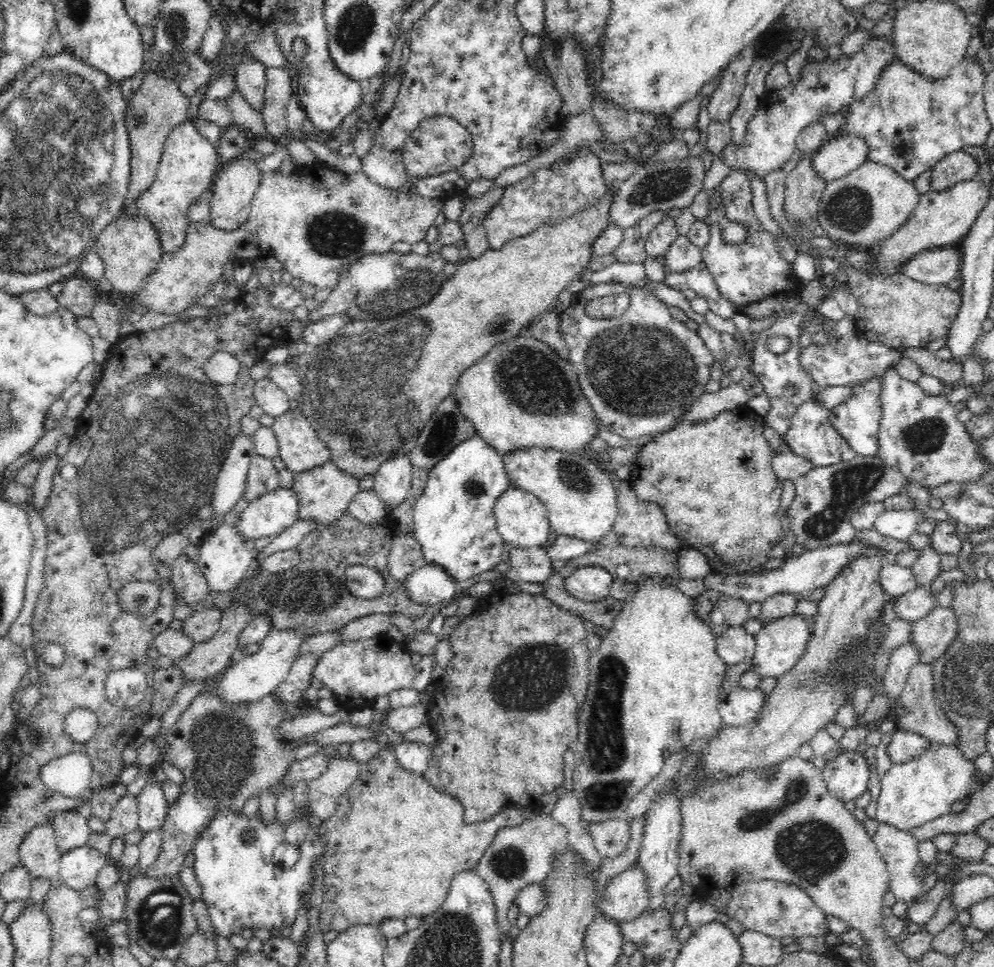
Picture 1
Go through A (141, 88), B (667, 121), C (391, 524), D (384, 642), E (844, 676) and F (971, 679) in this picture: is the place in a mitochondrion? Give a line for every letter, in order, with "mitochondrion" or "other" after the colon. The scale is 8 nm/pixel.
A: other
B: other
C: other
D: other
E: other
F: mitochondrion

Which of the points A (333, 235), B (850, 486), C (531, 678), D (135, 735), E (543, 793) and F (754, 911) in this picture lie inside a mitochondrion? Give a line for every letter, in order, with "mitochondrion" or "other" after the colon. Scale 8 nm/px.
A: mitochondrion
B: mitochondrion
C: mitochondrion
D: other
E: other
F: other

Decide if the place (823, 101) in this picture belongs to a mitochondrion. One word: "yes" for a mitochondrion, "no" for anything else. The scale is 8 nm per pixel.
no

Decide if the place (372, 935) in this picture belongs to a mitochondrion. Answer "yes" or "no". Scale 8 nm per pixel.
no

